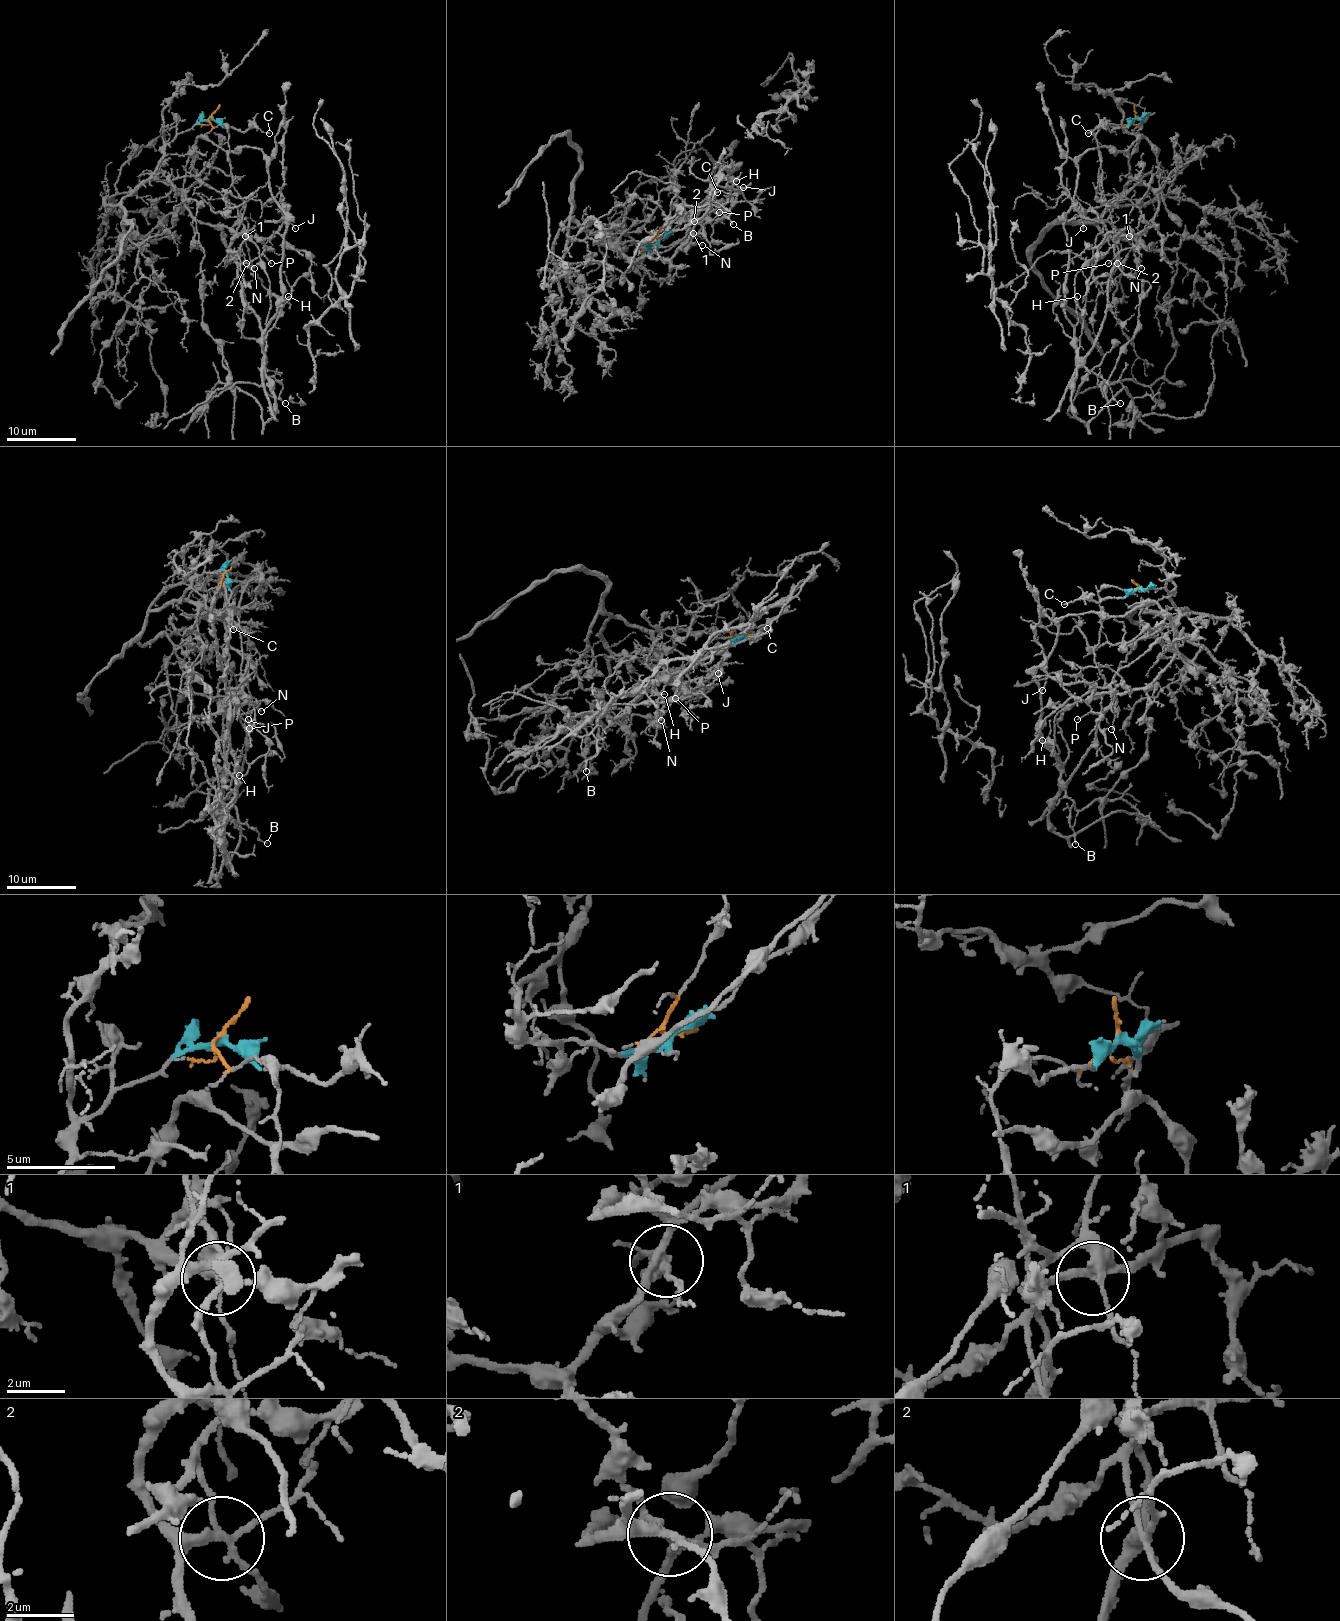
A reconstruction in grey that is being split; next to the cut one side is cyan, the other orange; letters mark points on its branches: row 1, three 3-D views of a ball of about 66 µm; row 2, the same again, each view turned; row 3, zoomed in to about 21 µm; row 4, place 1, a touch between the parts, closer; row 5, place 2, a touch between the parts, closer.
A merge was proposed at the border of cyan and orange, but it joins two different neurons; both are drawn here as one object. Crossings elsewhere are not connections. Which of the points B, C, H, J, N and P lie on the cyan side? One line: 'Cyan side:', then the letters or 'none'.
Cyan side: C

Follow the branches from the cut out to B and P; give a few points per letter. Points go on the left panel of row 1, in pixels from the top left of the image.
B: (211, 116), (228, 135), (231, 185), (245, 208), (230, 256), (266, 346), (264, 374), (282, 386), (285, 403)
P: (211, 116), (228, 135), (231, 185), (245, 208), (230, 254), (240, 263), (263, 254), (271, 263)

